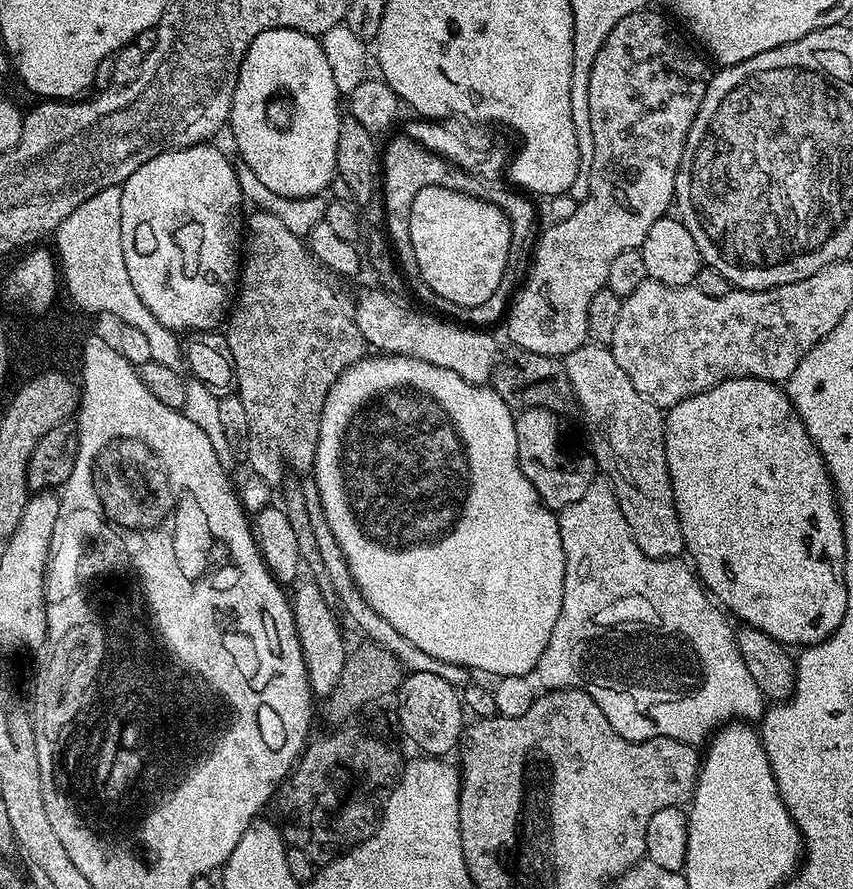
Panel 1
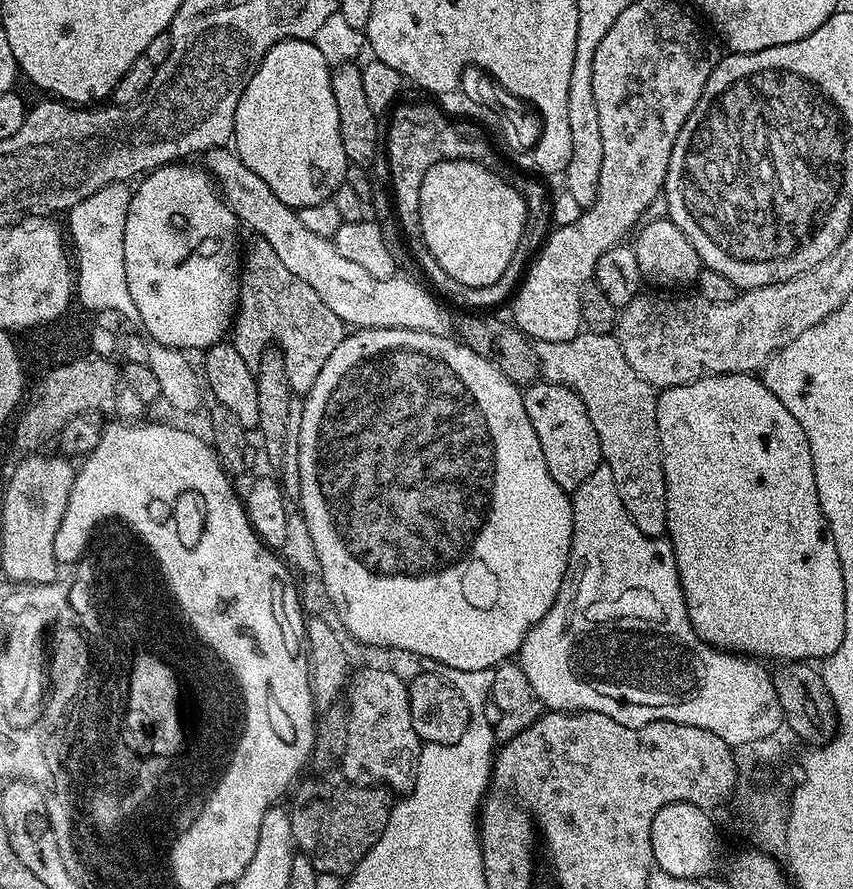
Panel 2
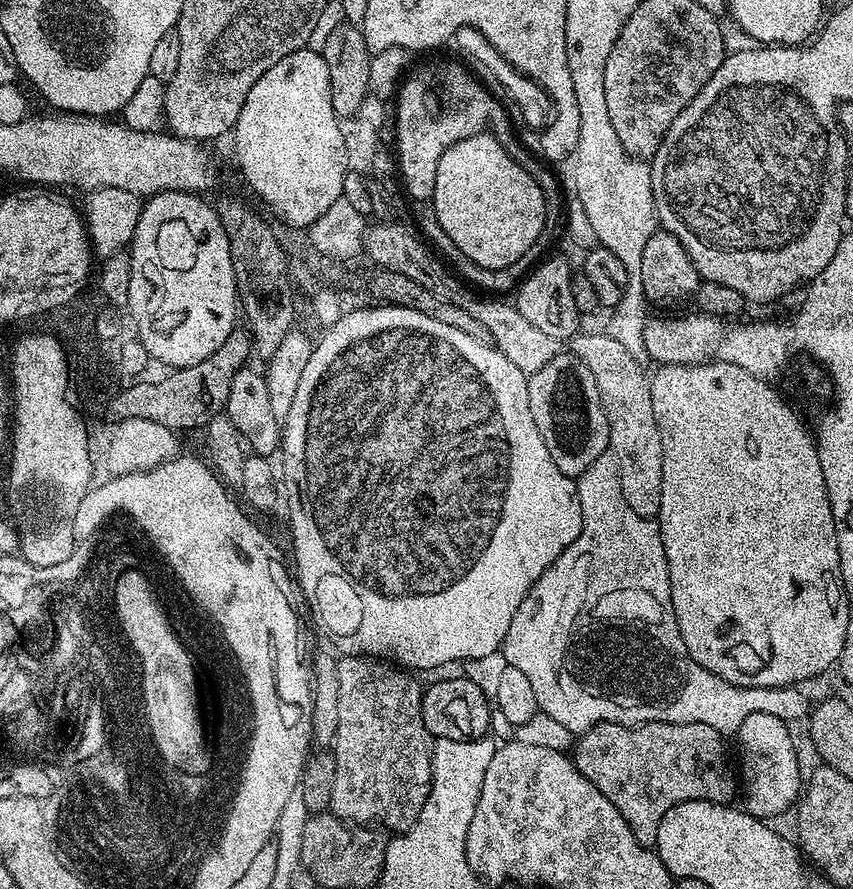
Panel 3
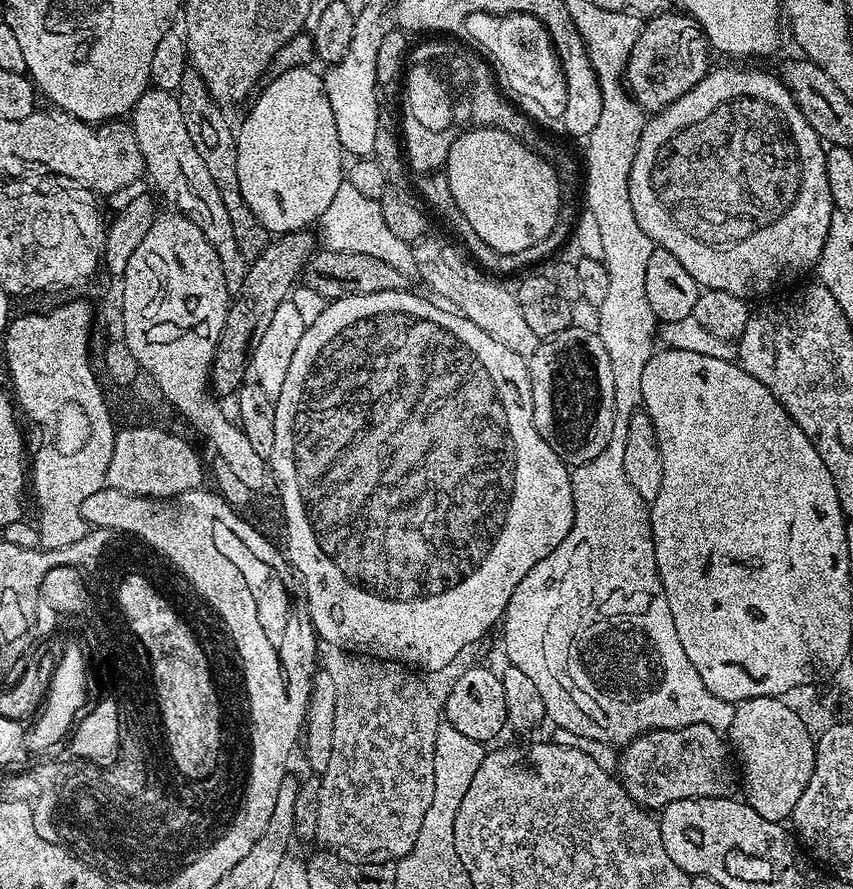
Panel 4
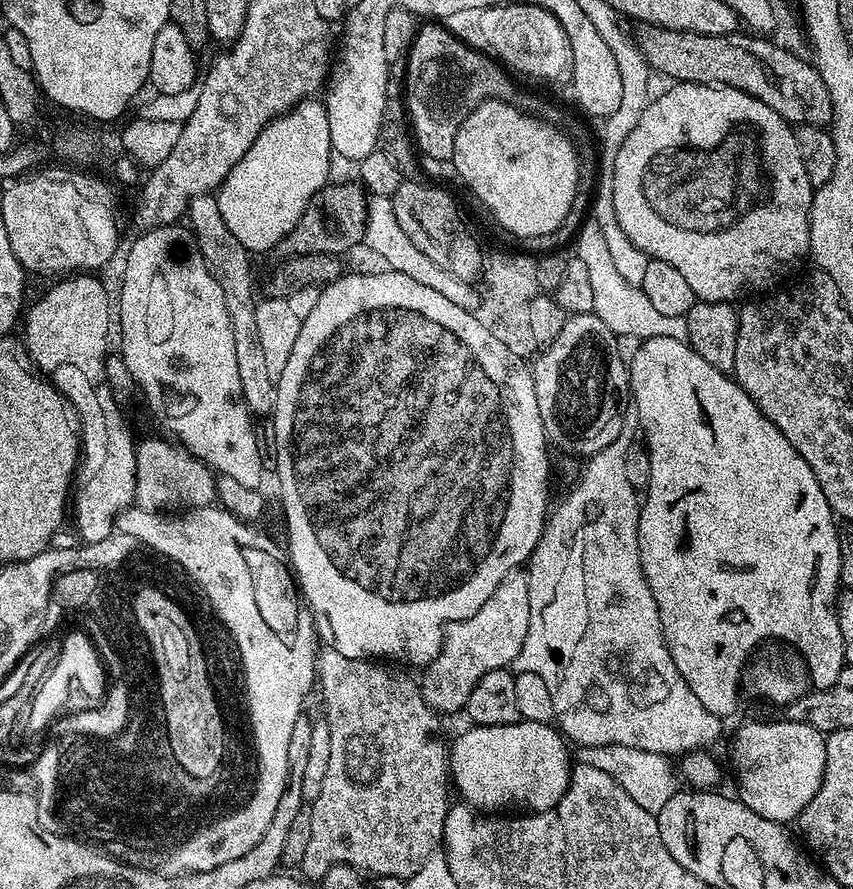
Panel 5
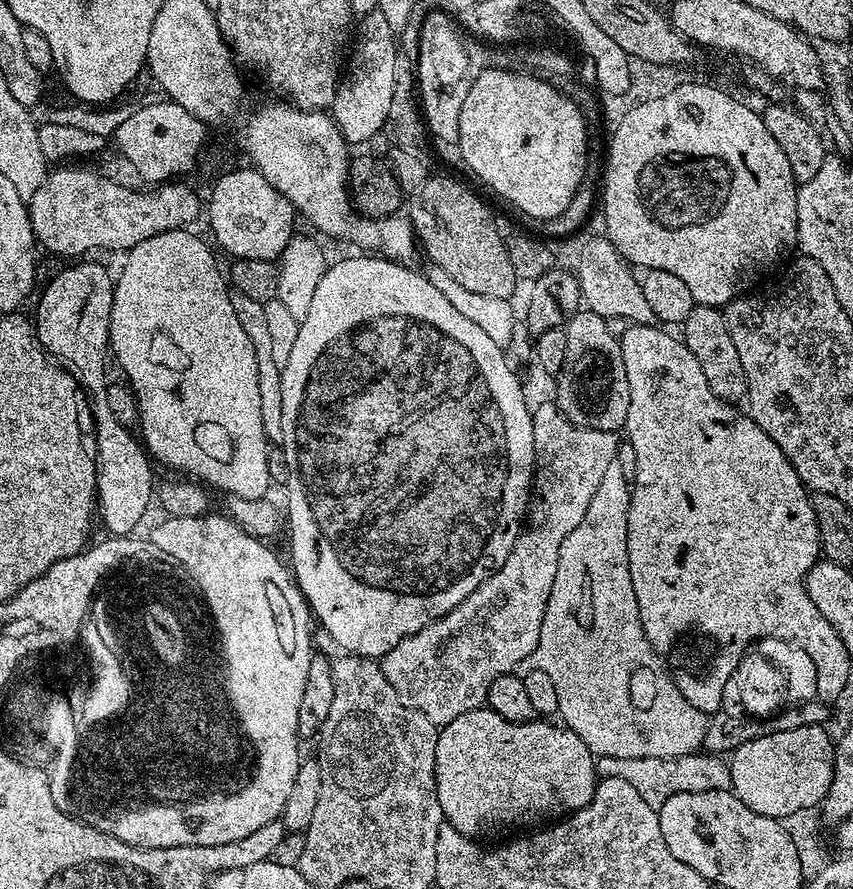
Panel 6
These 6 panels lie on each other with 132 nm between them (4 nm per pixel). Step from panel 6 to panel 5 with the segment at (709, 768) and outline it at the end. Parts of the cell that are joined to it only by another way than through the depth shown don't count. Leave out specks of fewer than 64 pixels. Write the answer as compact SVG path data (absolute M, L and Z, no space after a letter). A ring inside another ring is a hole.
M583 746L577 747L574 752L575 759L586 766L594 766L594 770L602 770L602 774L610 774L642 810L658 814L670 798L674 798L681 787L682 780L674 767L673 761L662 753L650 753L649 750L638 750L632 746Z

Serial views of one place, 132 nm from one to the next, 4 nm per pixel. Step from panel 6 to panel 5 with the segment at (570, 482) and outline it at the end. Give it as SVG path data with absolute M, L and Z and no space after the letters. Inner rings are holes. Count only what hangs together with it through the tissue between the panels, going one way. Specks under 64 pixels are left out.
M517 570L506 578L502 578L498 590L494 590L494 594L490 594L490 598L486 598L486 602L482 605L482 610L478 610L478 614L454 622L444 629L444 641L440 647L440 653L426 665L423 669L424 677L419 677L418 680L420 693L424 696L424 700L437 714L456 712L459 708L461 711L467 705L470 690L474 690L474 686L480 681L482 674L490 674L490 670L515 665L518 654L522 650L522 642L526 642L529 626L530 586L527 575L523 571Z

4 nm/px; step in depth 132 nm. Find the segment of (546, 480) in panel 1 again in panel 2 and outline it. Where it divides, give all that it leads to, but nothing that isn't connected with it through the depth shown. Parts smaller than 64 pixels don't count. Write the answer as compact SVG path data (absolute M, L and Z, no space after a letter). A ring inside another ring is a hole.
M547 382L533 383L523 389L523 394L526 414L534 426L534 434L538 434L550 478L554 478L554 482L558 482L565 492L575 492L582 482L597 475L596 467L602 464L598 434L594 430L594 422L590 422L590 414L582 398L578 398L578 394L564 384Z

